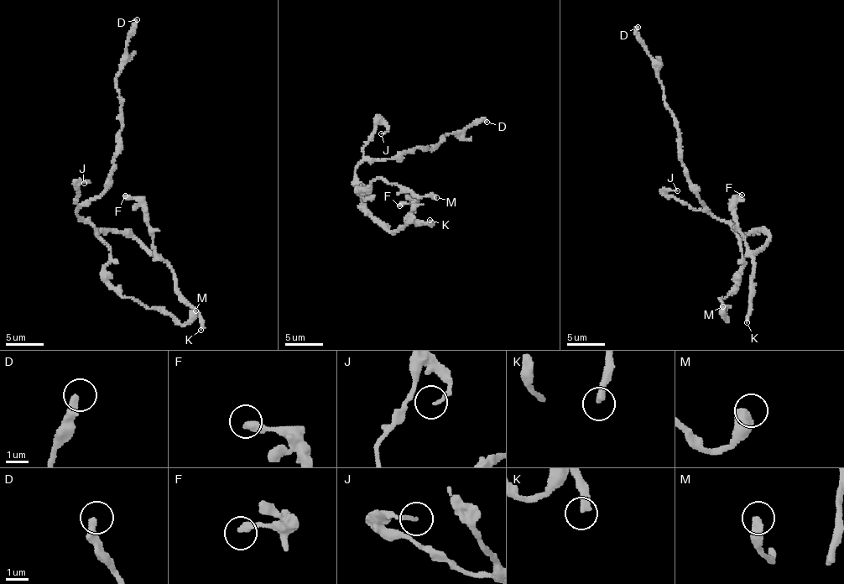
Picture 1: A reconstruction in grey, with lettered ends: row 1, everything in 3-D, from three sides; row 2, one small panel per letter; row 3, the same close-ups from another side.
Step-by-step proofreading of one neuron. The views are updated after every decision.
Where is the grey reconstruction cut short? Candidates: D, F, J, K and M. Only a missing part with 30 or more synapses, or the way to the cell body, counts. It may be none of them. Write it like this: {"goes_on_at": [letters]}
{"goes_on_at": ["K"]}

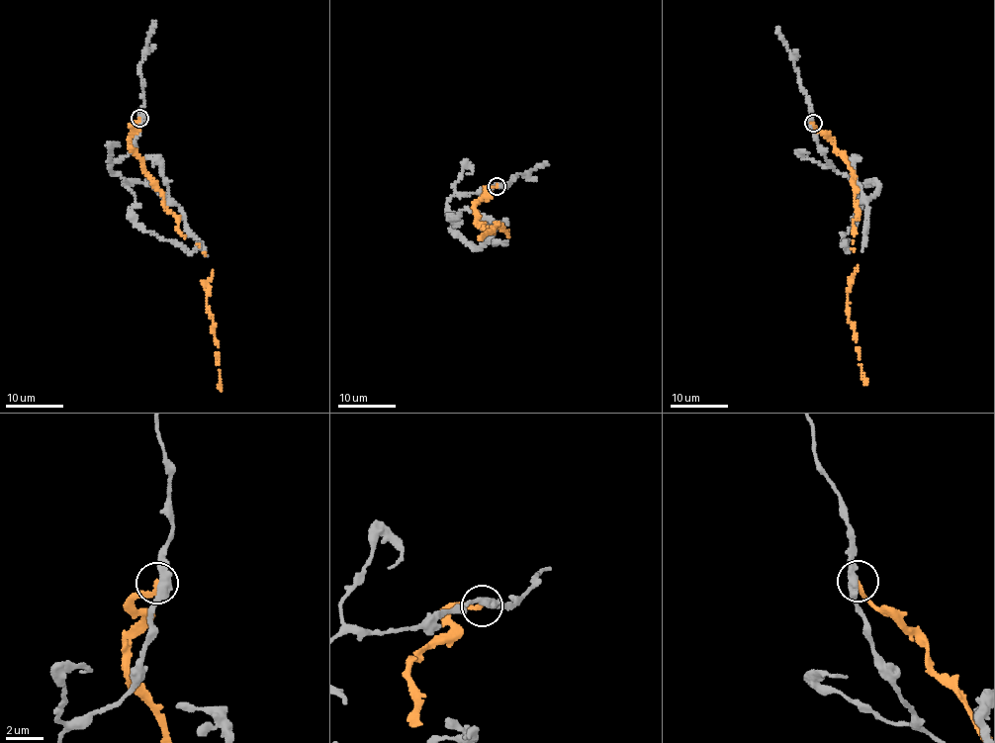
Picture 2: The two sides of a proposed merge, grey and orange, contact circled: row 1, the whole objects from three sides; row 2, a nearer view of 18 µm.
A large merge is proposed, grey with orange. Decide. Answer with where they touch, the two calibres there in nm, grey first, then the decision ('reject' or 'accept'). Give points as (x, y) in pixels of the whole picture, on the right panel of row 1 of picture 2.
at (813, 123); 440 nm thick on the grey side, 240 nm on the other; reject

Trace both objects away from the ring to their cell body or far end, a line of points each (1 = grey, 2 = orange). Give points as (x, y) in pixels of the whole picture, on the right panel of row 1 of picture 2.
1: (812, 123), (819, 149), (828, 163), (861, 187), (874, 181), (878, 187), (865, 203), (861, 252)
2: (812, 123), (832, 139), (853, 176), (857, 270), (851, 277), (848, 319), (865, 384)

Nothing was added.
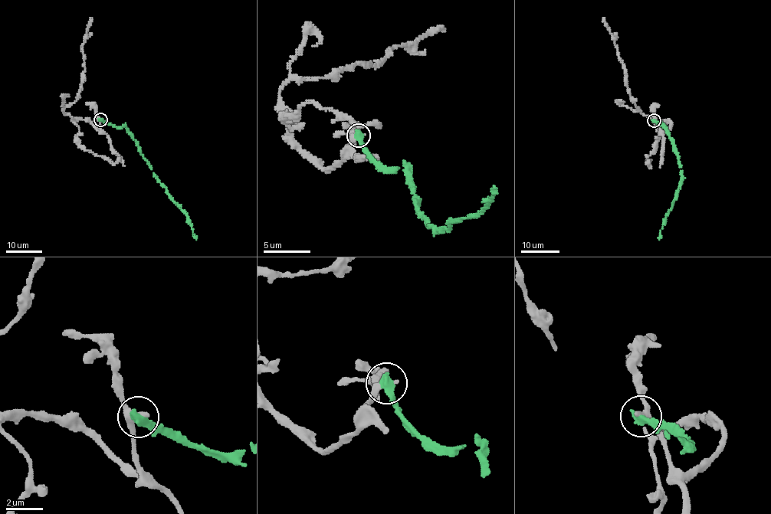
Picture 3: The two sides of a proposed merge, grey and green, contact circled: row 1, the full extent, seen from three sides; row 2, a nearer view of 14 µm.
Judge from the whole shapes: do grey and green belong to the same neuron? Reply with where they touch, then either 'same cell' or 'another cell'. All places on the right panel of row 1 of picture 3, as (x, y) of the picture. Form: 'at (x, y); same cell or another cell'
at (654, 120); another cell

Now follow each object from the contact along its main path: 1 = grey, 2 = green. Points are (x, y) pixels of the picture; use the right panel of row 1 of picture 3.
1: (654, 120), (662, 132), (671, 125), (665, 121), (657, 125), (638, 108), (628, 90), (625, 67), (605, 18)
2: (654, 120), (665, 128), (681, 166), (681, 181), (658, 239)

